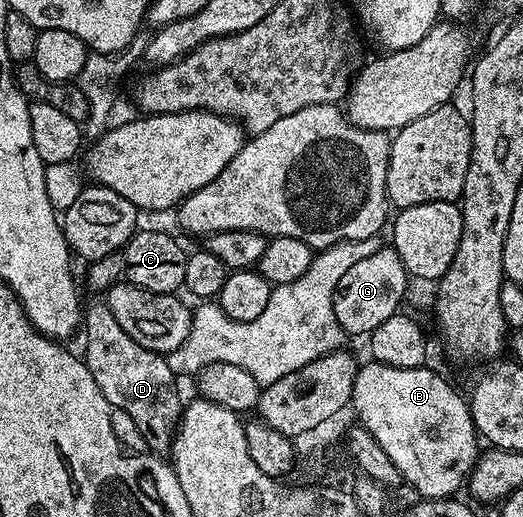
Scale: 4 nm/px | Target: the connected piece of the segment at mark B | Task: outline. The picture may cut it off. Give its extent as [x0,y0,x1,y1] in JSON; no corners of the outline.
[352,362,479,500]

